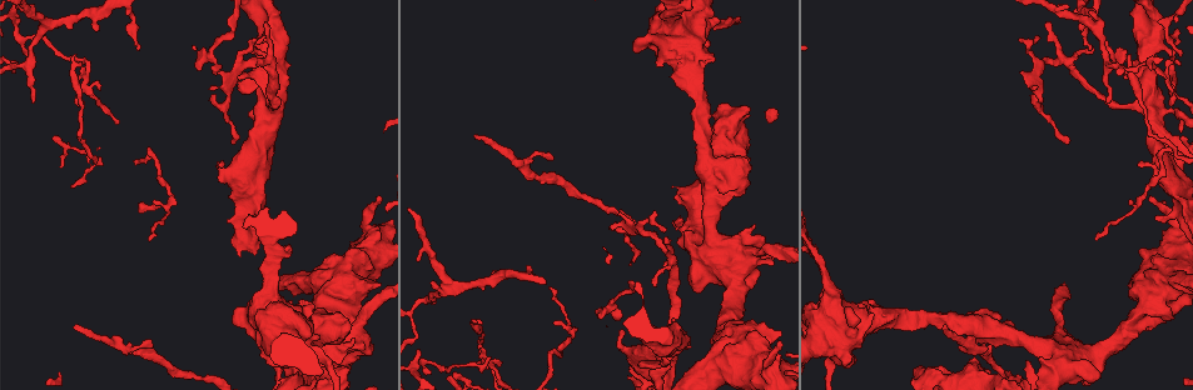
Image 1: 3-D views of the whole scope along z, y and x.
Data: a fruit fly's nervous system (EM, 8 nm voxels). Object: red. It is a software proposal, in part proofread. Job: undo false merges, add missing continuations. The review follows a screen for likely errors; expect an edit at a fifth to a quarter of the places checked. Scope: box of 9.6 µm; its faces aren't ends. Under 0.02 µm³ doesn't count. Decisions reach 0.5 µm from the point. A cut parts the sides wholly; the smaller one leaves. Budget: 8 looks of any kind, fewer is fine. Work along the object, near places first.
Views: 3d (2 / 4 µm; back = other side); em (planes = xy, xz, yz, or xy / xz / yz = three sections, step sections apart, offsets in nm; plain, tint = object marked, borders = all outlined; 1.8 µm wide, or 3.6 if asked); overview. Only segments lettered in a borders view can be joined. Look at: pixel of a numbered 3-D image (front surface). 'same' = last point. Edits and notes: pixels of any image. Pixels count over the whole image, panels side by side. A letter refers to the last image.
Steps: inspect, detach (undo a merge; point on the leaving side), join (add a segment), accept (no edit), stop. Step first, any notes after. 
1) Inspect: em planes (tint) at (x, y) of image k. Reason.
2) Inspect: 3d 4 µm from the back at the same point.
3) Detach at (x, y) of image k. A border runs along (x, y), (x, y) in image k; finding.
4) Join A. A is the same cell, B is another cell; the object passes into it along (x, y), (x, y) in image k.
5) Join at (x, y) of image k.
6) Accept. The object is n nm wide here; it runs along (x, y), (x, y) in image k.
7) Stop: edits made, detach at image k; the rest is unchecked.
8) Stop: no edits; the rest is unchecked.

Inspect: em xy step 8 (borders) at (1096, 27) of image 1. Branch point.

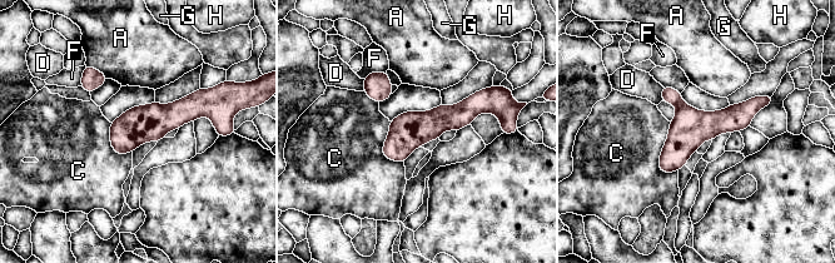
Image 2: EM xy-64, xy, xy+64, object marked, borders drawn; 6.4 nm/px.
Accept. The object is 240 nm wide here; A, C, D, F, G and H are other cells; it runs along (765, 100), (704, 125), (662, 167) in image 2; one neuron here.

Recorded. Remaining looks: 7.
Inspect: 3d 4 µm at (552, 157) of image 1. Thin end.

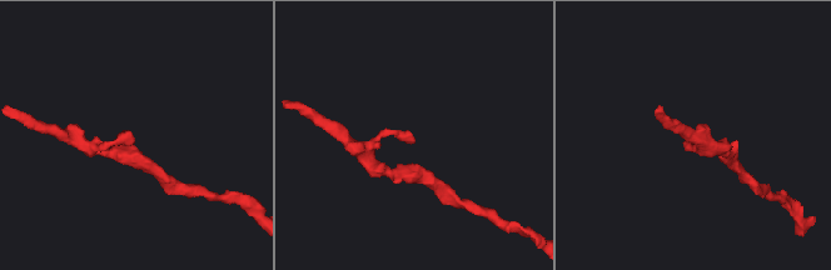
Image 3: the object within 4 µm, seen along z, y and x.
Inspect: em xy step 8 (tint) at (133, 143) of image 3. Need the tissue.

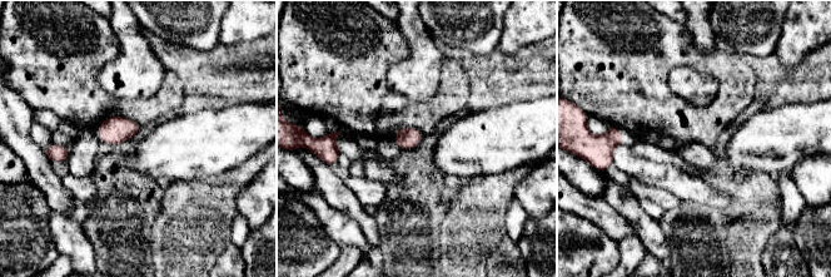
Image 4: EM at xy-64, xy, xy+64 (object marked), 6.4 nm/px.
Inspect: em xz step 16 (borders) at the same point. Another direction.

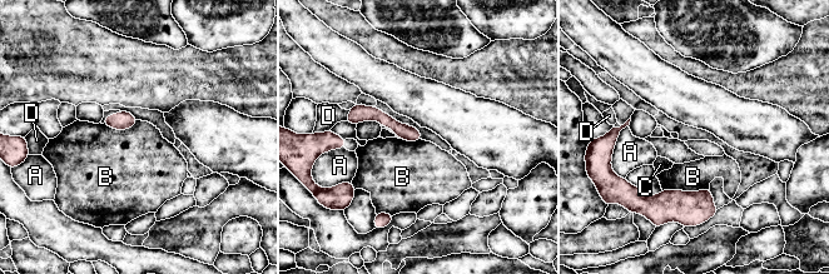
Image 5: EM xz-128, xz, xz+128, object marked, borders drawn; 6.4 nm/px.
Accept. A, B, C and D are other cells; it runs along (350, 118), (376, 114), (417, 138) in image 5; no lettered segment goes on from it.

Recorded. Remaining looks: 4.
Inspect: 3d 2 µm at (260, 136) of image 1. Four or more arms meet.

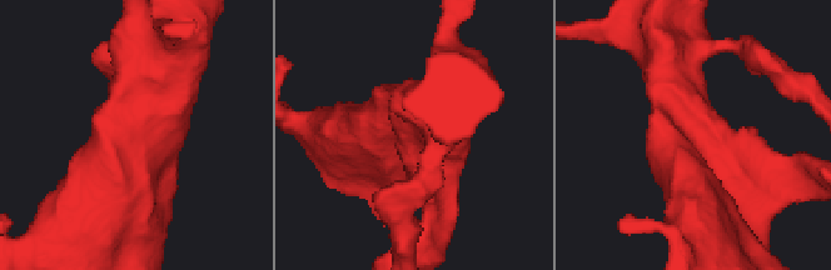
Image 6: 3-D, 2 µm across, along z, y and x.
Inspect: em planes (borders) at (687, 141) of image 6. 4 arms meet here.

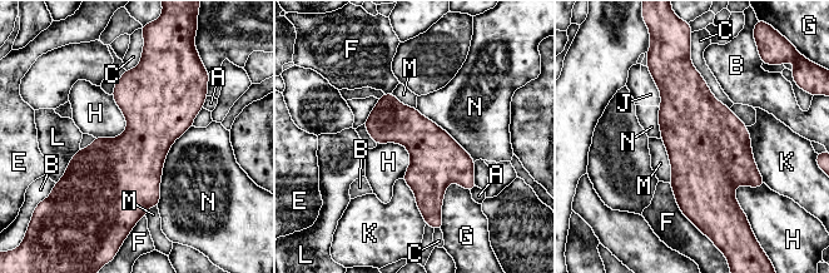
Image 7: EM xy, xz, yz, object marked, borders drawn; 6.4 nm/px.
Accept. The object is 320 nm wide here; A, B, C, E, F, G, H, J, K, L, M and N are other cells; a border runs along (112, 95), (127, 128), (95, 138) in image 7; one neuron here.

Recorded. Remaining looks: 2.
Stop: no edits; the rest is unchecked.

